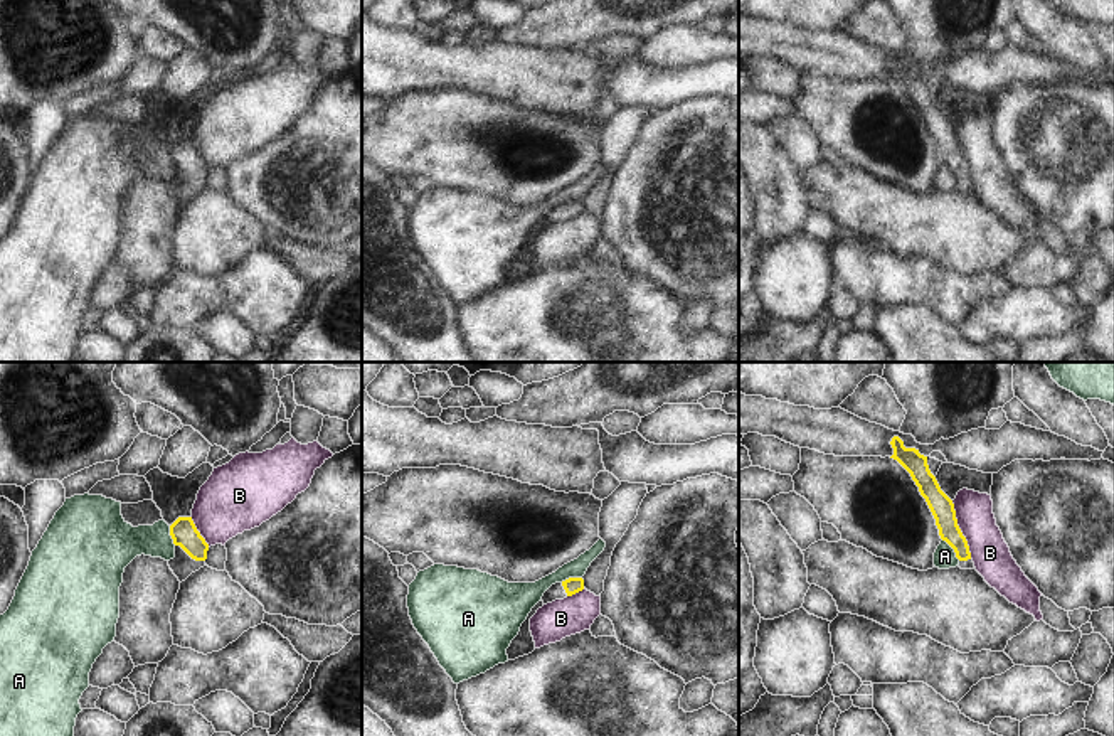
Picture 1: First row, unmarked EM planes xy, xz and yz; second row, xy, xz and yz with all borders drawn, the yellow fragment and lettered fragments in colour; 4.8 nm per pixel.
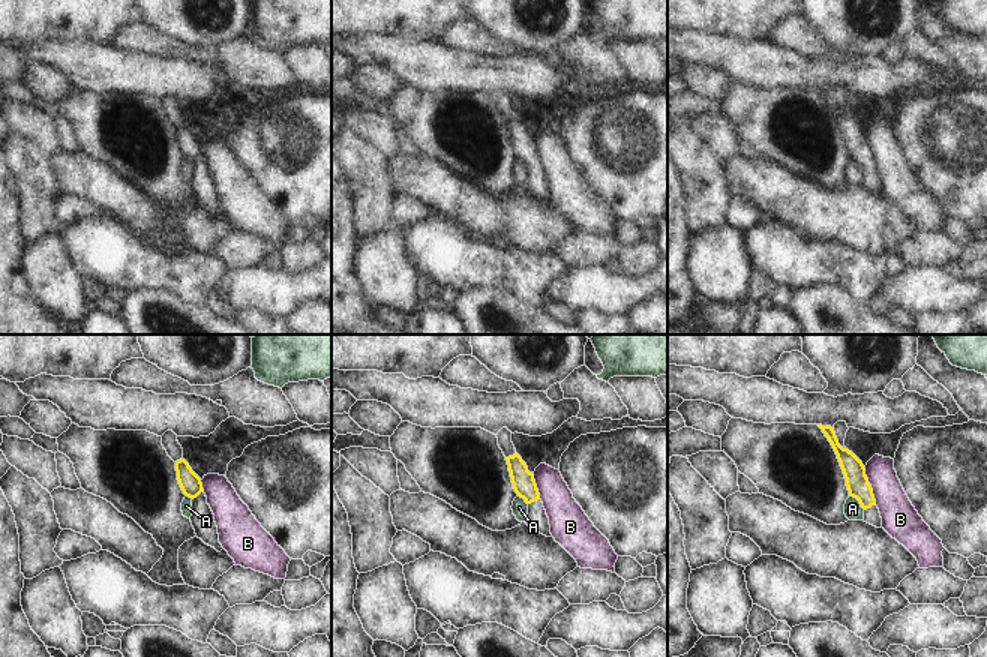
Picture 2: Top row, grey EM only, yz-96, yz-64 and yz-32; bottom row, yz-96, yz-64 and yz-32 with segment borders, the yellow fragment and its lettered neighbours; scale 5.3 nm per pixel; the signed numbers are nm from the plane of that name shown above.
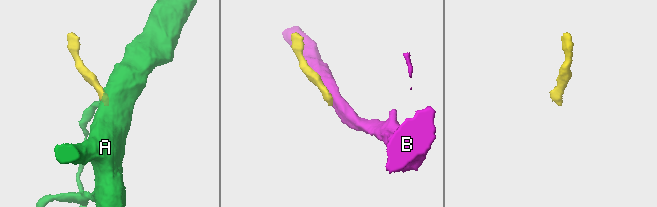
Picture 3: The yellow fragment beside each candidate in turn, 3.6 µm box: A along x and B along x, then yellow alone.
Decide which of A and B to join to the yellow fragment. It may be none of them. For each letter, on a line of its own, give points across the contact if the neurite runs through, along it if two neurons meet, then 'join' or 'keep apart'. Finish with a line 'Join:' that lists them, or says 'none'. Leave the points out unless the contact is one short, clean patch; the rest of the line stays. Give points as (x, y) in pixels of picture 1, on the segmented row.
A: border yz (943, 539), (960, 560); keep apart
B: border yz (951, 501), (956, 511), (956, 524), (971, 558); keep apart
Join: none

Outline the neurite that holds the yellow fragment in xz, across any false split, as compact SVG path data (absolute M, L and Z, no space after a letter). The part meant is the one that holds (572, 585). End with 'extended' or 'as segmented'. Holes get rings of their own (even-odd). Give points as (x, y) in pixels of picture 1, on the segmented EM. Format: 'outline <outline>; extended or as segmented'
outline M569 578L562 583L552 584L542 596L544 605L552 603L555 600L564 600L584 589L582 578Z; extended

